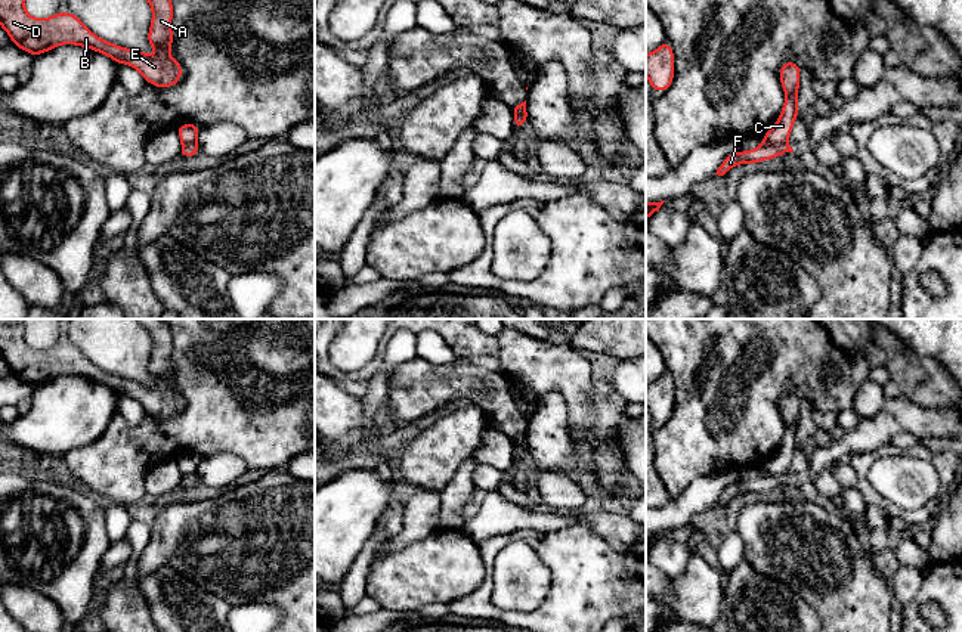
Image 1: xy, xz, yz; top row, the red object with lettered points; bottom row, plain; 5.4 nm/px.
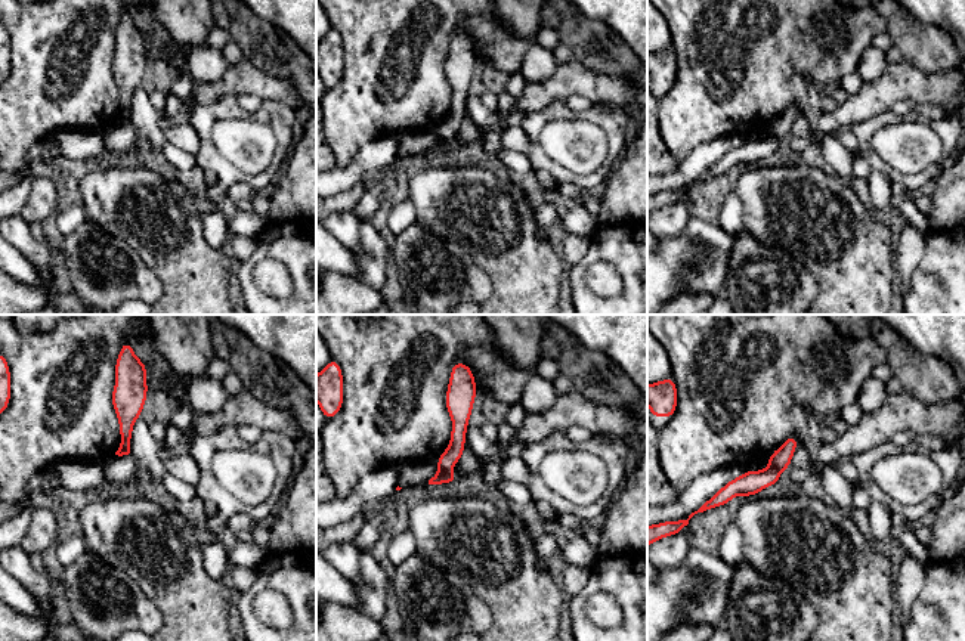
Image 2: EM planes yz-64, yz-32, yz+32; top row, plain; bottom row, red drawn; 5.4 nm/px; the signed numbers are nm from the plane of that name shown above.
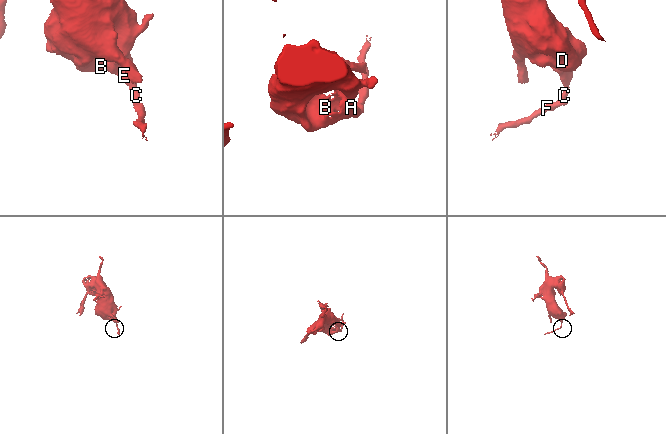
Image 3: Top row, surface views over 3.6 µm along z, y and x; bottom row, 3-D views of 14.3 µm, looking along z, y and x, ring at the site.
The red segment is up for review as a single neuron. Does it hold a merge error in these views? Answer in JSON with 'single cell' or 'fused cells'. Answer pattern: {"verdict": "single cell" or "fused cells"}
{"verdict": "fused cells"}

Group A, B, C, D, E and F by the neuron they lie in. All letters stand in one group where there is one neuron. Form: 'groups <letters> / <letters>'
groups A B C D E / F

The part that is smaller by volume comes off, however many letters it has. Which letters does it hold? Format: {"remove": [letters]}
{"remove": ["F"]}

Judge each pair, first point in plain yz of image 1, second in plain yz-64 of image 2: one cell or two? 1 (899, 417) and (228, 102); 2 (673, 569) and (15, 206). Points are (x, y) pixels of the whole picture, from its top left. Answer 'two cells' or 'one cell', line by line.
1: two cells
2: two cells

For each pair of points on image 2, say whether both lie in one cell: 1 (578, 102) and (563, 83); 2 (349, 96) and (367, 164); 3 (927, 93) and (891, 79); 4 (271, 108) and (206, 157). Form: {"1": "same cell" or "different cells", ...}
{"1": "different cells", "2": "different cells", "3": "same cell", "4": "same cell"}

